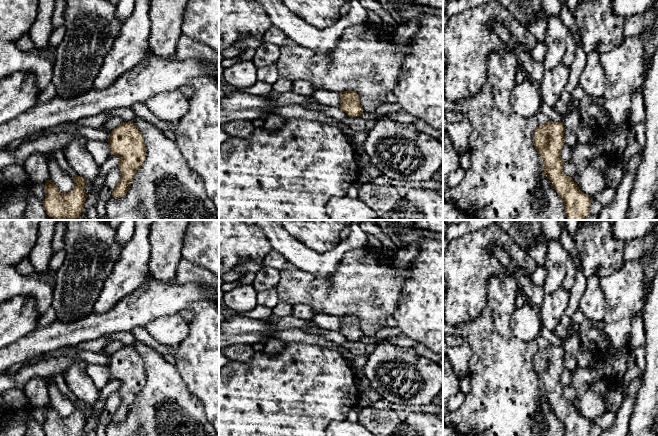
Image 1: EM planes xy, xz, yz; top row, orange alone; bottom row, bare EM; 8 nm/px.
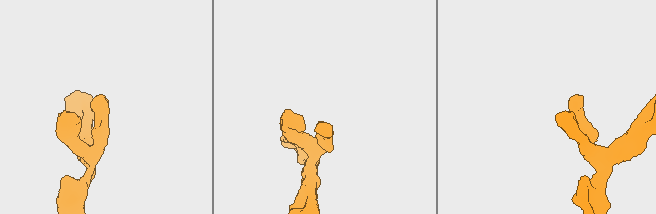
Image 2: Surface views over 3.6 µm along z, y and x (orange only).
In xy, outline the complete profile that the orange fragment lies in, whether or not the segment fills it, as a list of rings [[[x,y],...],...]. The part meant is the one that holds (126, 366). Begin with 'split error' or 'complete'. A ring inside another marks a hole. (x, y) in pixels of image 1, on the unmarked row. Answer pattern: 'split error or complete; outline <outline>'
complete; outline [[[133,345],[123,346],[111,355],[107,365],[111,379],[120,382],[118,392],[121,403],[112,416],[112,421],[119,423],[126,419],[137,394],[146,383],[144,361]]]

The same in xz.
complete; outline [[[344,315],[340,317],[339,332],[349,341],[359,341],[363,337],[359,319],[355,315]]]

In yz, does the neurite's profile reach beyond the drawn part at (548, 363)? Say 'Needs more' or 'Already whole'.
Already whole

